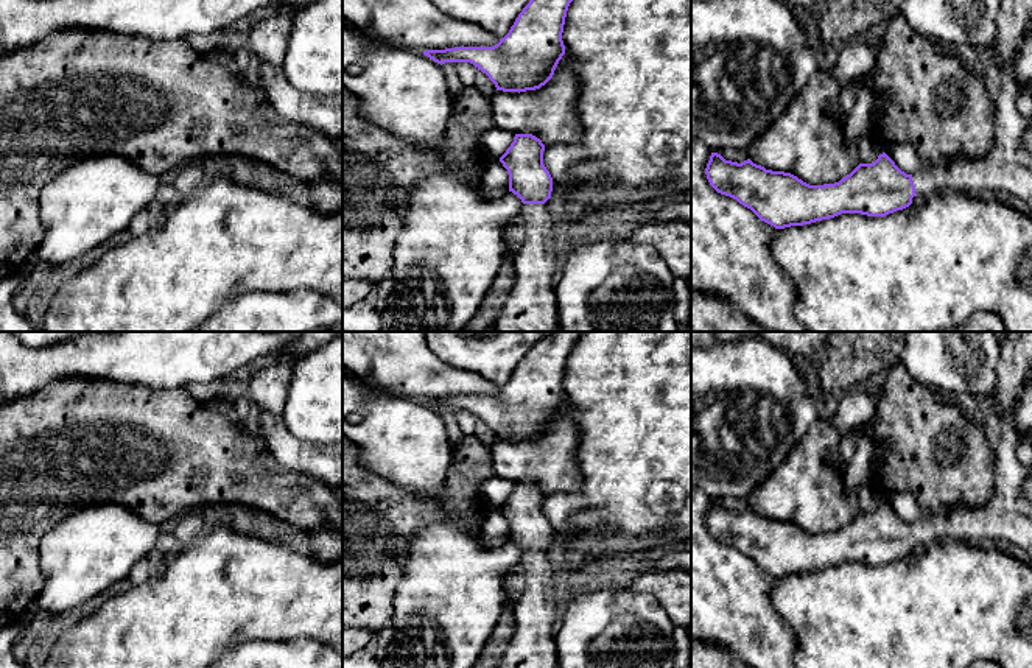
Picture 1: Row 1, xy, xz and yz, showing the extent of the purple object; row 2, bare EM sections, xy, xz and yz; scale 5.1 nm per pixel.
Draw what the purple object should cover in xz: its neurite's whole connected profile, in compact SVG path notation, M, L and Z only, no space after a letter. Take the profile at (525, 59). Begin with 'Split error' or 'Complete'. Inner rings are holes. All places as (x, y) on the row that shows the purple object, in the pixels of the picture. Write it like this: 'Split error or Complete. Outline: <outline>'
Complete. Outline: M529 0L509 33L493 47L426 50L437 64L470 62L503 92L526 92L545 86L565 54L562 40L573 0Z

